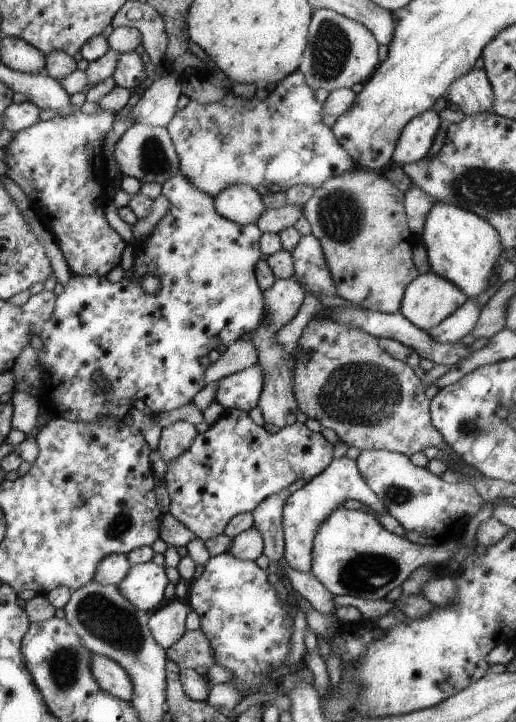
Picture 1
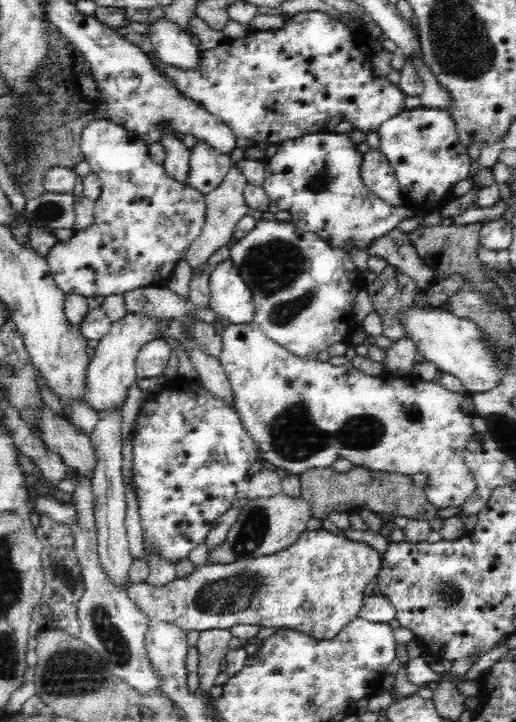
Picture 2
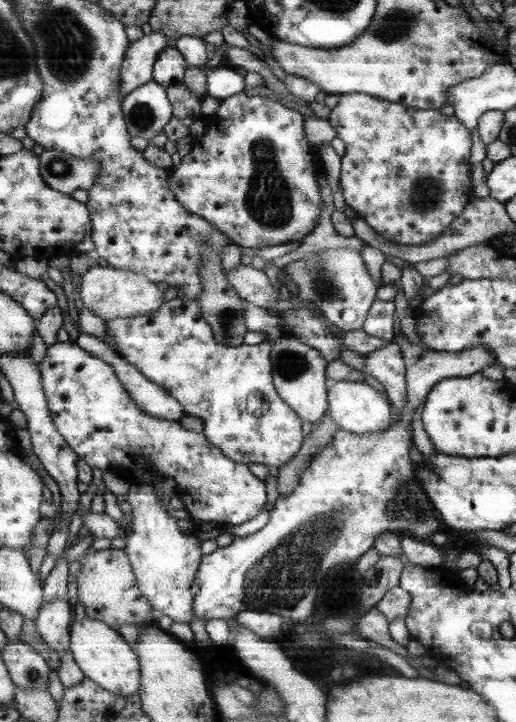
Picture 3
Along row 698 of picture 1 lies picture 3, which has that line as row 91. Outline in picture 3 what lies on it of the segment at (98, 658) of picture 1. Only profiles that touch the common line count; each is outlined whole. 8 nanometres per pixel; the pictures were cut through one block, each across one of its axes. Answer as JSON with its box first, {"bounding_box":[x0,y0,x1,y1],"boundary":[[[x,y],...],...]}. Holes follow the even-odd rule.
{"bounding_box":[119,31,168,97],"boundary":[[[155,31],[130,43],[119,71],[120,93],[123,97],[134,88],[152,80],[152,67],[167,44],[168,38]]]}

